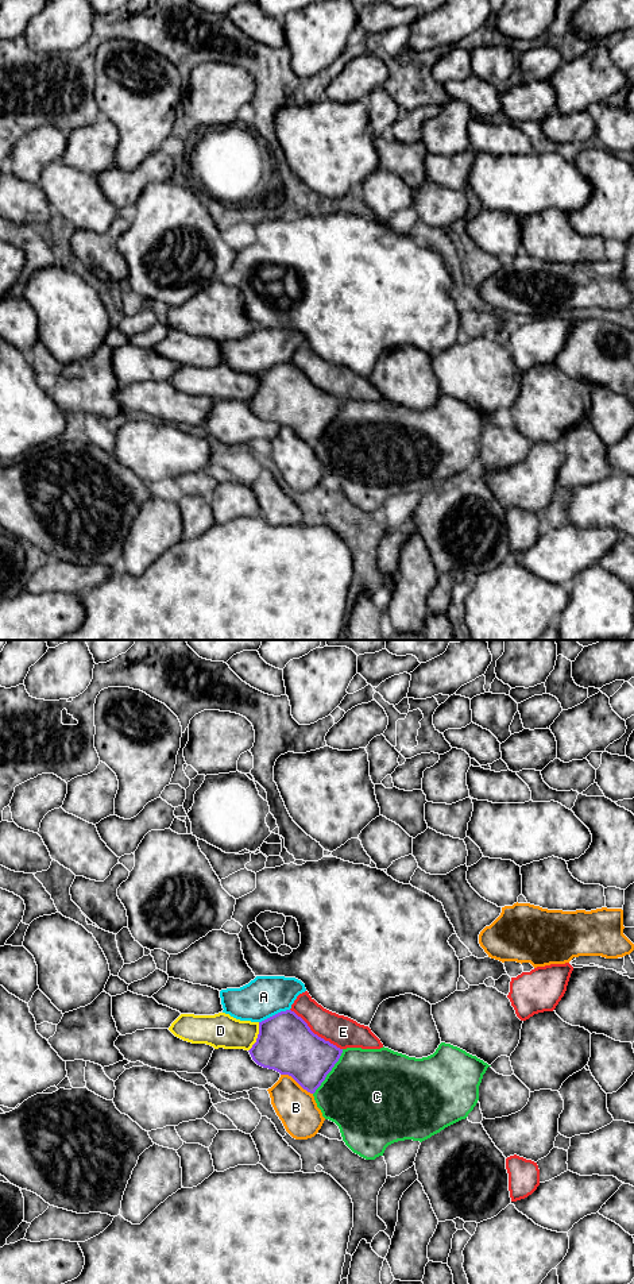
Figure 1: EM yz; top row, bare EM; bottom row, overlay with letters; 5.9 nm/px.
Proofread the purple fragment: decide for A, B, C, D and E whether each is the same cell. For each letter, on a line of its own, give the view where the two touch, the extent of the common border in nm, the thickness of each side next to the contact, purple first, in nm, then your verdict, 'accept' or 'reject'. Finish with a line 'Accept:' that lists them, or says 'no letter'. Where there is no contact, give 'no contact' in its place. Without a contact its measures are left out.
A: yz | 200 nm | 340/240 nm | reject
B: yz | 220 nm | 340/240 nm | reject
C: yz | 320 nm | 300/500 nm | reject
D: yz | 190 nm | 340/200 nm | reject
E: yz | 400 nm | 340/190 nm | accept
Accept: E

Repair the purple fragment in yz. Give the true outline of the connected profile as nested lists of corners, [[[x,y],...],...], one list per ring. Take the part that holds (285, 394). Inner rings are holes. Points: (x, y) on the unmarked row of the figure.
[[[305,343],[290,362],[259,374],[256,394],[248,404],[258,417],[289,427],[314,446],[347,400],[380,401],[383,396],[368,378],[324,360]]]

